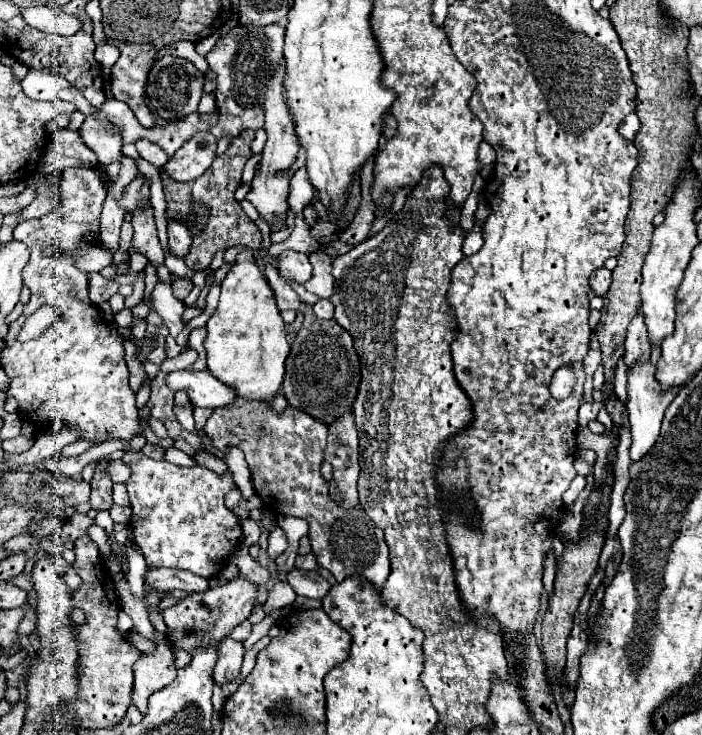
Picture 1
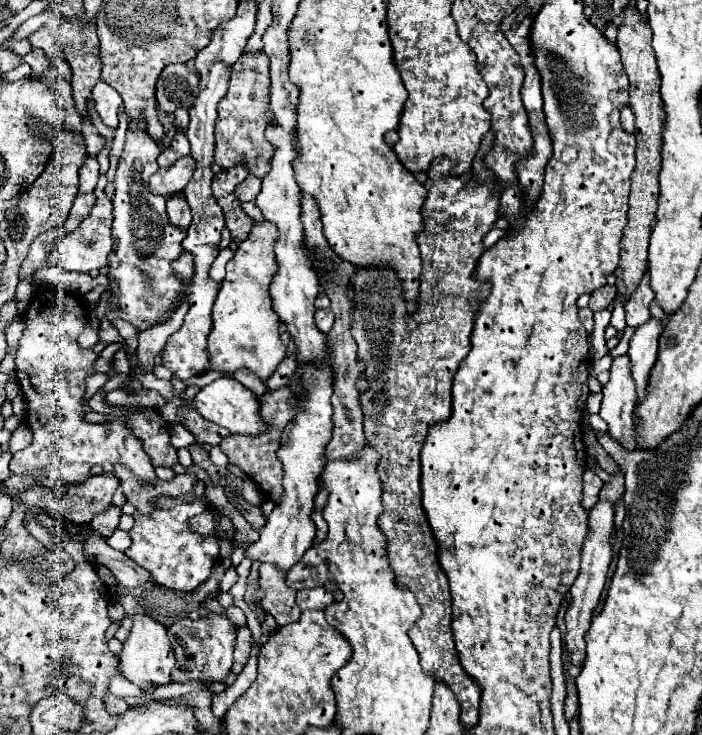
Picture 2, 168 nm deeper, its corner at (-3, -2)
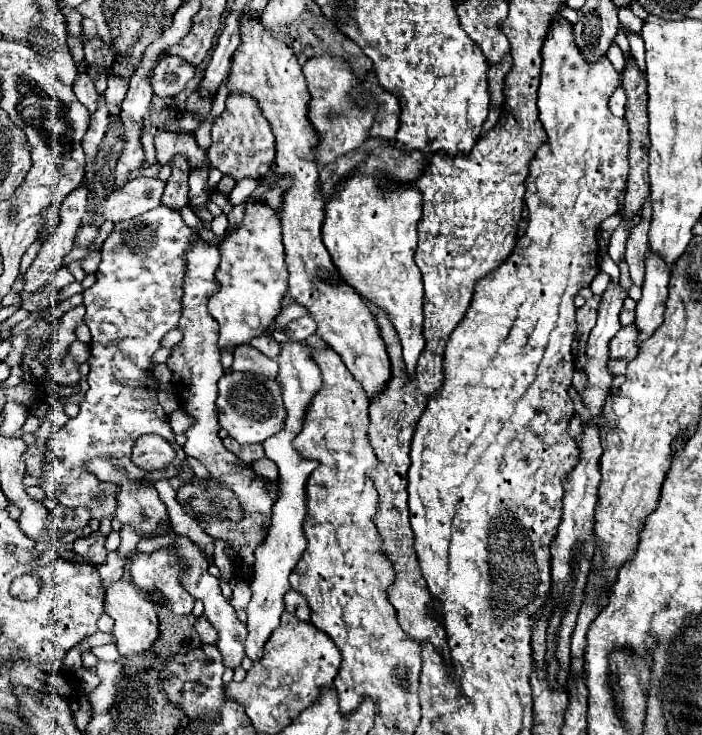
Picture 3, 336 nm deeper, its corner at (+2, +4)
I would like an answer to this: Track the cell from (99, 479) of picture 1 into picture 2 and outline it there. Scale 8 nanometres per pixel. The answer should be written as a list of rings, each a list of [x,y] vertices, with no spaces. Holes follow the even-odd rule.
[[[110,503],[110,505],[106,507],[106,511],[100,511],[100,513],[94,515],[94,519],[92,519],[90,525],[92,525],[94,531],[98,531],[102,537],[110,537],[112,531],[118,527],[120,515],[122,515],[120,507],[116,507],[114,503]]]

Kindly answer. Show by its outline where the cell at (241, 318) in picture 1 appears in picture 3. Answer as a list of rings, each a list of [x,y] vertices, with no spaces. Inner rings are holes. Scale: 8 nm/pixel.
[[[263,201],[247,203],[243,221],[235,227],[235,231],[223,237],[223,241],[219,243],[219,253],[221,253],[221,263],[219,269],[215,271],[215,279],[219,281],[221,291],[215,297],[211,297],[209,313],[219,323],[219,347],[223,349],[227,345],[249,343],[253,337],[261,335],[281,311],[281,299],[287,293],[287,265],[281,243],[279,215],[269,205],[263,205]]]

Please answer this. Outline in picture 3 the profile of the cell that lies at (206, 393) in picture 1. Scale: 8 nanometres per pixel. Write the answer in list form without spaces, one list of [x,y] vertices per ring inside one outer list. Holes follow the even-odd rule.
[[[231,371],[219,379],[219,425],[241,445],[263,443],[267,437],[275,435],[285,421],[283,397],[277,379],[259,377],[257,373]]]

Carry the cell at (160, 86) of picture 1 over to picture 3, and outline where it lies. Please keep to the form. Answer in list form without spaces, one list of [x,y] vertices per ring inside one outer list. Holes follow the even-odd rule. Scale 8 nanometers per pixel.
[[[167,55],[155,67],[153,91],[159,97],[177,97],[185,89],[185,83],[193,79],[193,75],[195,67],[191,67],[191,63],[177,55]]]

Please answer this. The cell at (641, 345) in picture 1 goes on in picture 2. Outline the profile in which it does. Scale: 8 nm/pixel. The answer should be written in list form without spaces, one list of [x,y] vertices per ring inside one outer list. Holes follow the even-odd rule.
[[[644,275],[644,279],[638,285],[638,291],[632,295],[632,299],[626,303],[626,323],[632,329],[642,327],[644,323],[648,323],[648,319],[652,319],[650,315],[650,303],[654,301],[654,293],[650,289],[648,283],[648,275]]]

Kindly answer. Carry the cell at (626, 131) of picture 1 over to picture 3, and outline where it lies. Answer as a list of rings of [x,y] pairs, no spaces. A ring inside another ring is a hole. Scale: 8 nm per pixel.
[[[617,87],[615,93],[611,95],[609,109],[611,109],[613,115],[617,115],[617,117],[623,117],[623,115],[625,115],[625,91],[623,91],[621,87]]]

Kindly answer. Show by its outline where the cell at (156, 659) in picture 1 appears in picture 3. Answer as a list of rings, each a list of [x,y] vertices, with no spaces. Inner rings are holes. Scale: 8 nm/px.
[[[119,579],[107,587],[107,597],[105,597],[105,613],[115,621],[113,627],[113,639],[121,655],[133,655],[133,653],[143,653],[147,651],[155,639],[159,637],[159,619],[155,613],[155,607],[149,599],[141,597],[139,589],[125,581]]]

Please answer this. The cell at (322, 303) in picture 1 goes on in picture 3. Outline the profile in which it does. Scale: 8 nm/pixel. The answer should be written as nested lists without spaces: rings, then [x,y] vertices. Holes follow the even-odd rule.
[[[305,315],[305,317],[297,319],[297,321],[291,321],[287,325],[285,333],[287,333],[287,337],[291,337],[291,341],[305,341],[309,335],[315,333],[315,329],[317,329],[315,321],[309,315]]]

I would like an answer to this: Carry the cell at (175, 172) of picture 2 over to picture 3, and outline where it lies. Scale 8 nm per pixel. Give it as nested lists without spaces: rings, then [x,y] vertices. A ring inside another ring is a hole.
[[[133,179],[127,181],[121,189],[109,193],[93,211],[95,221],[125,221],[133,219],[149,209],[155,209],[161,205],[161,195],[163,195],[165,183],[159,179]]]

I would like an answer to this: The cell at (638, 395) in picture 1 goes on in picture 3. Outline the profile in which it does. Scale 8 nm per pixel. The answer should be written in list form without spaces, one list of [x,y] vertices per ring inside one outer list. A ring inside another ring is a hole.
[[[647,253],[645,257],[645,279],[643,279],[643,295],[637,301],[637,319],[639,341],[645,341],[653,335],[653,331],[663,321],[665,301],[667,301],[667,283],[669,283],[671,267],[655,253]]]

